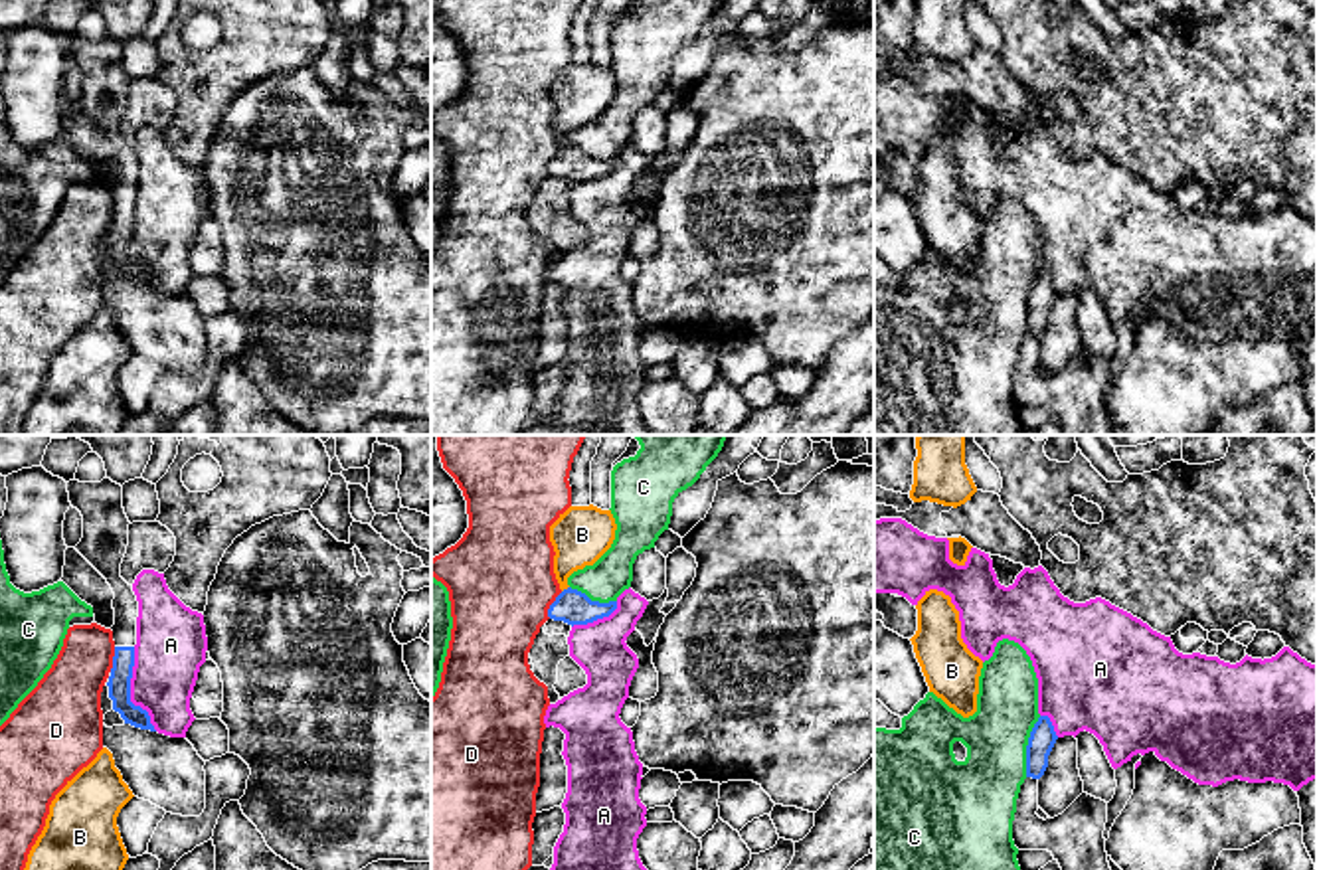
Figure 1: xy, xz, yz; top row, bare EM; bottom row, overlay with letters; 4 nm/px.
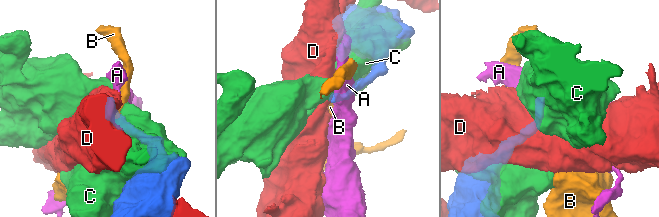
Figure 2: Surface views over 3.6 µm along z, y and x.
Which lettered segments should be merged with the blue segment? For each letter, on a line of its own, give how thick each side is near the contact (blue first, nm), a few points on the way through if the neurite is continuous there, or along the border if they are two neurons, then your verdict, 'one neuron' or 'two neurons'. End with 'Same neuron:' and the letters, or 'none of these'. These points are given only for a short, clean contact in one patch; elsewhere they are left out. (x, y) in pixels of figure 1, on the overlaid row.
A: calibres 100 and 280 nm; border xy (133, 647), (131, 700), (147, 712), (149, 722), (157, 730); two neurons
B: calibres 140 and 240 nm; border xz (568, 586), (562, 592); two neurons
C: calibres 110 and 280 nm; two neurons
D: calibres 140 and 440 nm; border xz (562, 592), (550, 606), (548, 617); two neurons
Same neuron: none of these

